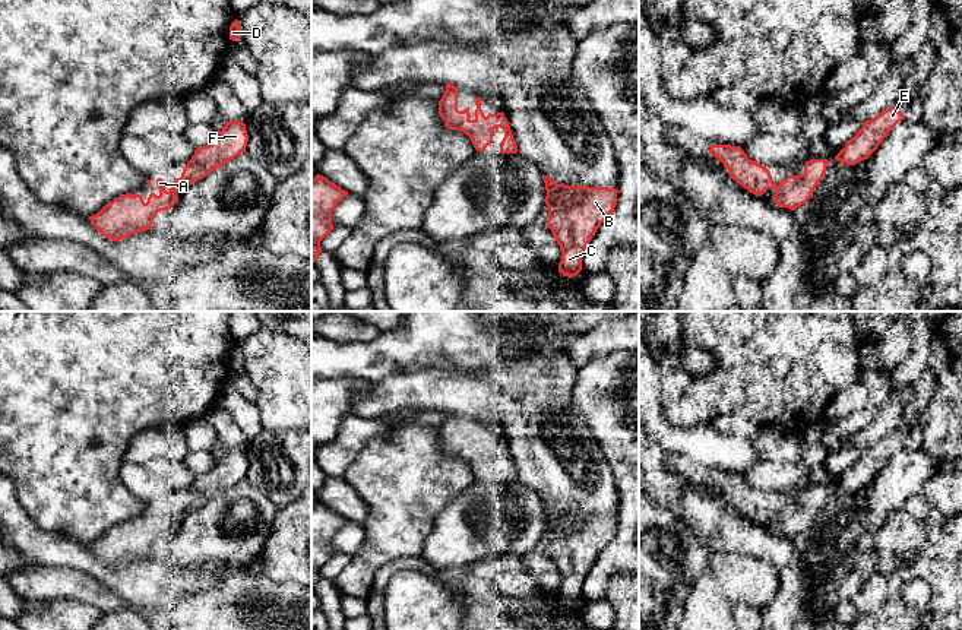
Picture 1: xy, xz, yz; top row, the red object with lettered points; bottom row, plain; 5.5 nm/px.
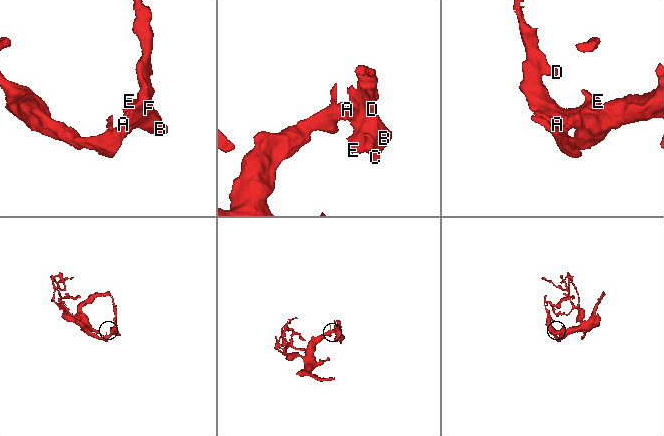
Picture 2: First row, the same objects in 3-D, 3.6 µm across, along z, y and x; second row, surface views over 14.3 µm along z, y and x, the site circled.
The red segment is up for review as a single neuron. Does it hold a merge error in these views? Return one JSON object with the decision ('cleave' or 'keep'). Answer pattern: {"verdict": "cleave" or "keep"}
{"verdict": "keep"}

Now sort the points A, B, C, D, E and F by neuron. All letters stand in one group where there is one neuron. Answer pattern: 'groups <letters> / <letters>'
groups A B C D E F

